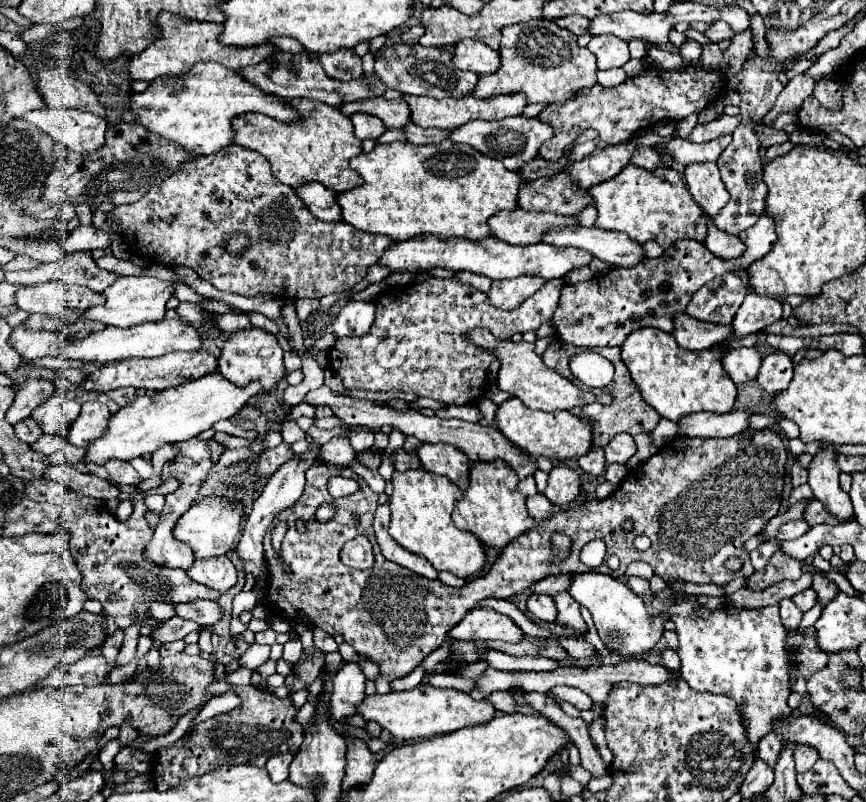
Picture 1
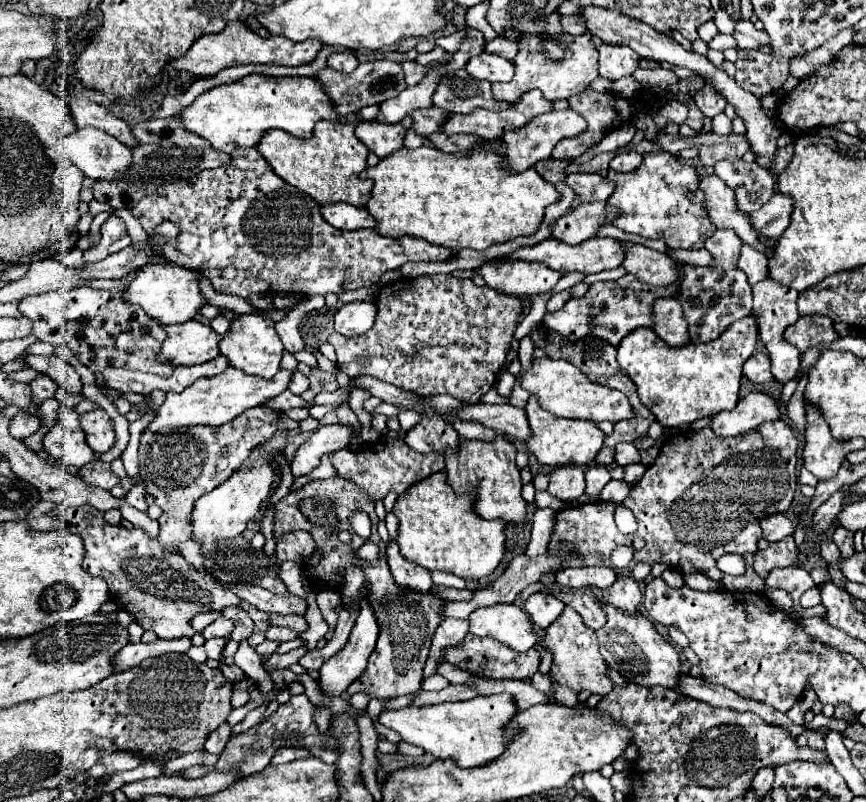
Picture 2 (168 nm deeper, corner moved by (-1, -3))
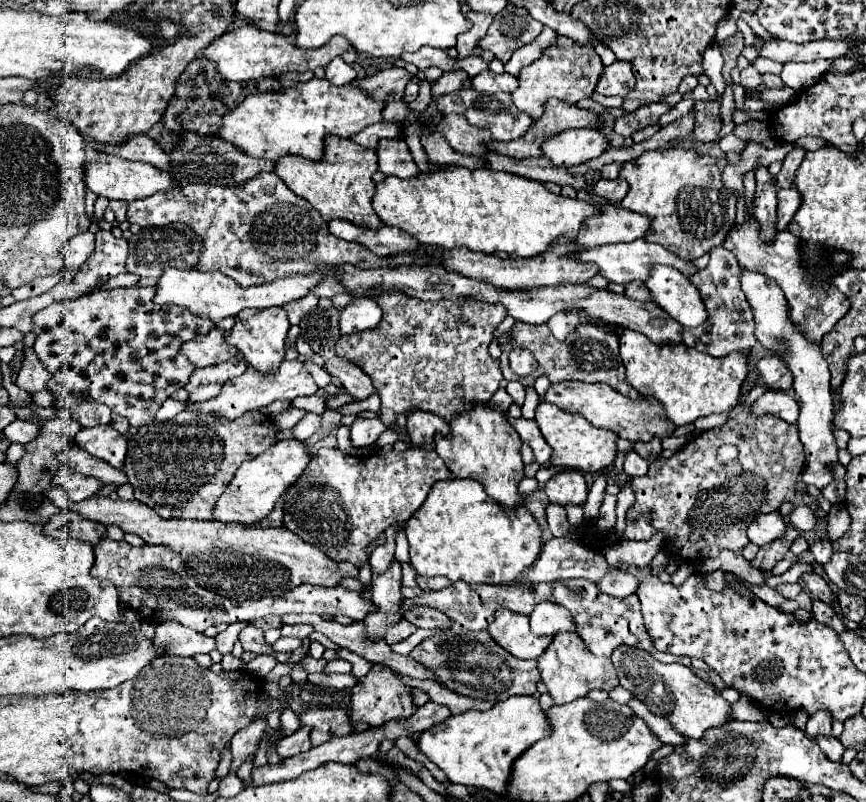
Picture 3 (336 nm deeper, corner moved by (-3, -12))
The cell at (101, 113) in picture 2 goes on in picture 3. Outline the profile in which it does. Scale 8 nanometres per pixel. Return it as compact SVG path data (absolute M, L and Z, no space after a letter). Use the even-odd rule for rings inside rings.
M135 135L121 147L115 145L105 145L103 147L107 153L129 159L129 161L145 161L155 165L161 171L169 171L169 157L167 153L149 137L149 135Z

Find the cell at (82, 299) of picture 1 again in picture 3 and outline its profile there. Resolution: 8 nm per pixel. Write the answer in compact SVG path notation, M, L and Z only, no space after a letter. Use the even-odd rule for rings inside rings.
M155 287L99 289L73 301L57 301L33 317L33 331L37 333L33 349L52 375L47 389L55 397L53 407L69 409L75 401L93 399L125 417L131 427L141 427L153 421L167 397L187 385L195 365L179 355L179 349L185 341L191 341L197 335L207 335L215 325L205 317L195 317L193 313L187 313L187 309L179 309L179 305L155 305L153 297Z

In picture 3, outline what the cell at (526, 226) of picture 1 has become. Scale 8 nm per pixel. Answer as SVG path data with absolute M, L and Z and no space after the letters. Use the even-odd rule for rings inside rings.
M607 205L601 215L589 217L579 231L577 243L591 249L607 243L627 243L641 239L651 225L651 219L635 211Z

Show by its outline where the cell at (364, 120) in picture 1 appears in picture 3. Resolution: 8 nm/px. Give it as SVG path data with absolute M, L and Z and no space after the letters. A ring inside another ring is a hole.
M381 139L377 155L379 155L379 171L385 175L407 179L417 177L419 173L405 139Z

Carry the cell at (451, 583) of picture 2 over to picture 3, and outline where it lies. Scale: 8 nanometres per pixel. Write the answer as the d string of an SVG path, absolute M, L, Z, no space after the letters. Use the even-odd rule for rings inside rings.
M417 577L417 585L427 591L433 591L433 589L437 591L439 587L447 587L449 581L447 577Z

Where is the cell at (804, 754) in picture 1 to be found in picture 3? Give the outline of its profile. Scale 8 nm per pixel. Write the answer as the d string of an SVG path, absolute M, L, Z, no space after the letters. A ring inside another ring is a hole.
M813 713L807 721L807 735L831 735L831 713Z

